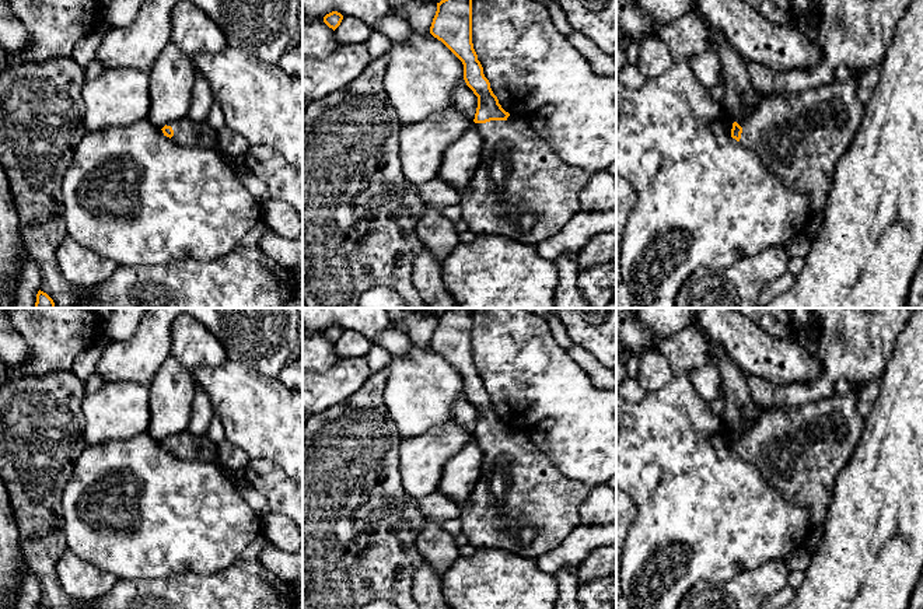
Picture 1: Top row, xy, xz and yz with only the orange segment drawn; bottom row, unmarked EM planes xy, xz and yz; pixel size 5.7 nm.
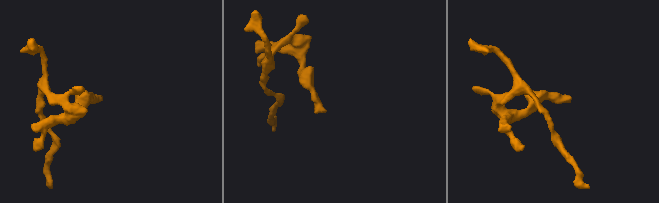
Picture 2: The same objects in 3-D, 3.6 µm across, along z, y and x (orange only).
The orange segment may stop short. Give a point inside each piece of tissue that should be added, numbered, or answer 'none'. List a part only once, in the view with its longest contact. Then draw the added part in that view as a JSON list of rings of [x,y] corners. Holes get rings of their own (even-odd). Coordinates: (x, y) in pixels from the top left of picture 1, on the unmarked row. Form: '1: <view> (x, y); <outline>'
1: xz (523, 504); [[[527,431],[476,437],[483,454],[480,477],[461,504],[459,521],[468,543],[476,549],[500,549],[538,559],[555,549],[581,524],[578,507],[591,487],[559,470]]]

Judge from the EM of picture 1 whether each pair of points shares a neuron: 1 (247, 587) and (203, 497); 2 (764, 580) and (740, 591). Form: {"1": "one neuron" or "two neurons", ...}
{"1": "two neurons", "2": "one neuron"}

